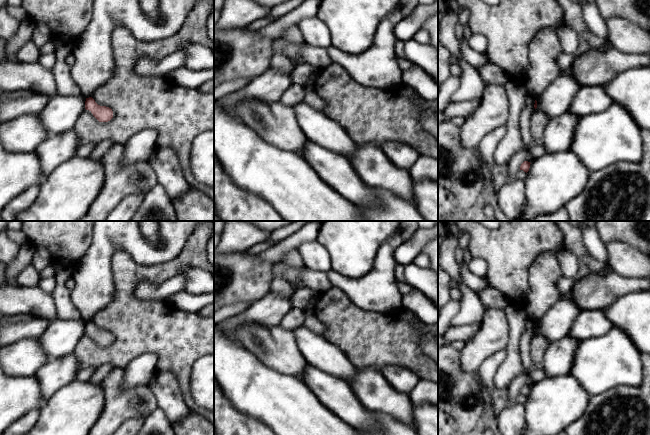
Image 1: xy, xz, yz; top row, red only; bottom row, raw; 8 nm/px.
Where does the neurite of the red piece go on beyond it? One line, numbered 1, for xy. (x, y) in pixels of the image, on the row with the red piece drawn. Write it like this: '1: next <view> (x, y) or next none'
1: next none

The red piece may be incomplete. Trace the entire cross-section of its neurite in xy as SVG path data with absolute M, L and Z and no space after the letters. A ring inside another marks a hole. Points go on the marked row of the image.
M92 97L86 98L85 109L89 110L99 122L108 122L113 118L112 109L98 105Z

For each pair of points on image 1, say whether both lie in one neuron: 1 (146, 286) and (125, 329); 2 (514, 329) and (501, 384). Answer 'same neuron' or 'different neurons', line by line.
1: different neurons
2: same neuron

